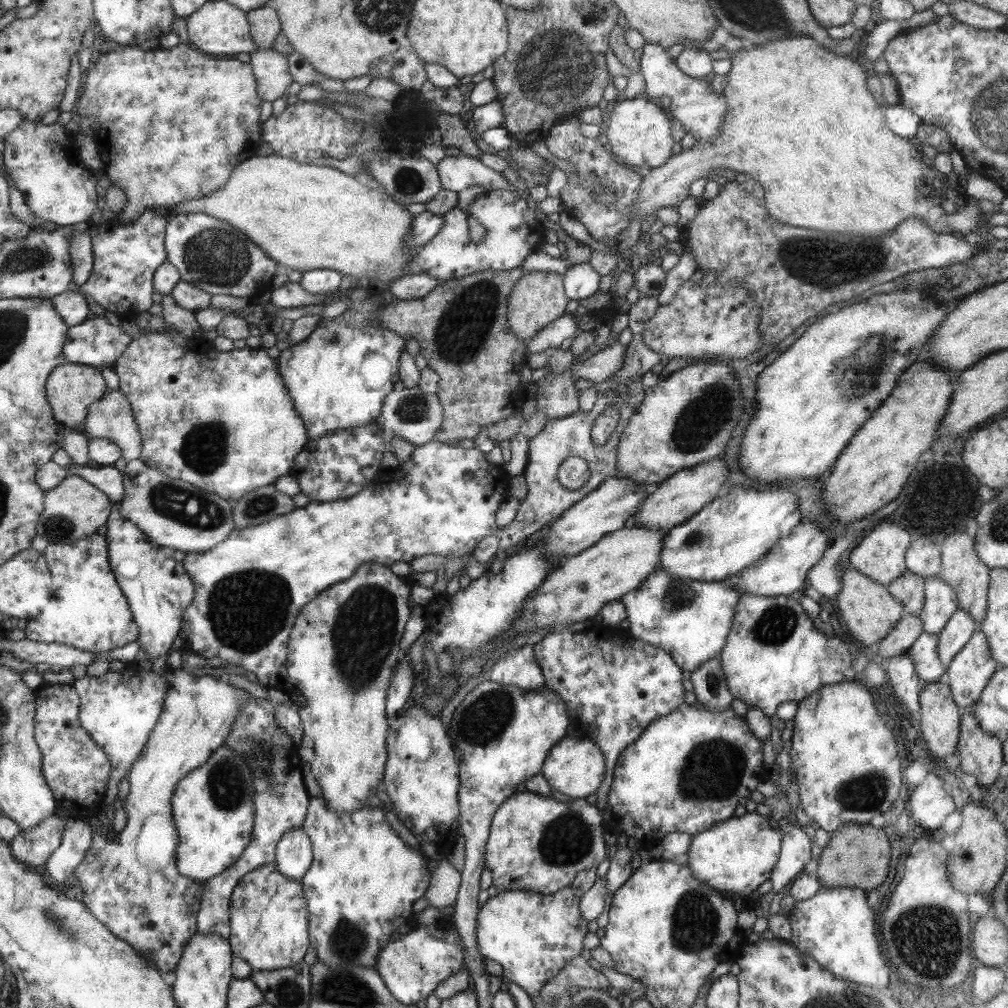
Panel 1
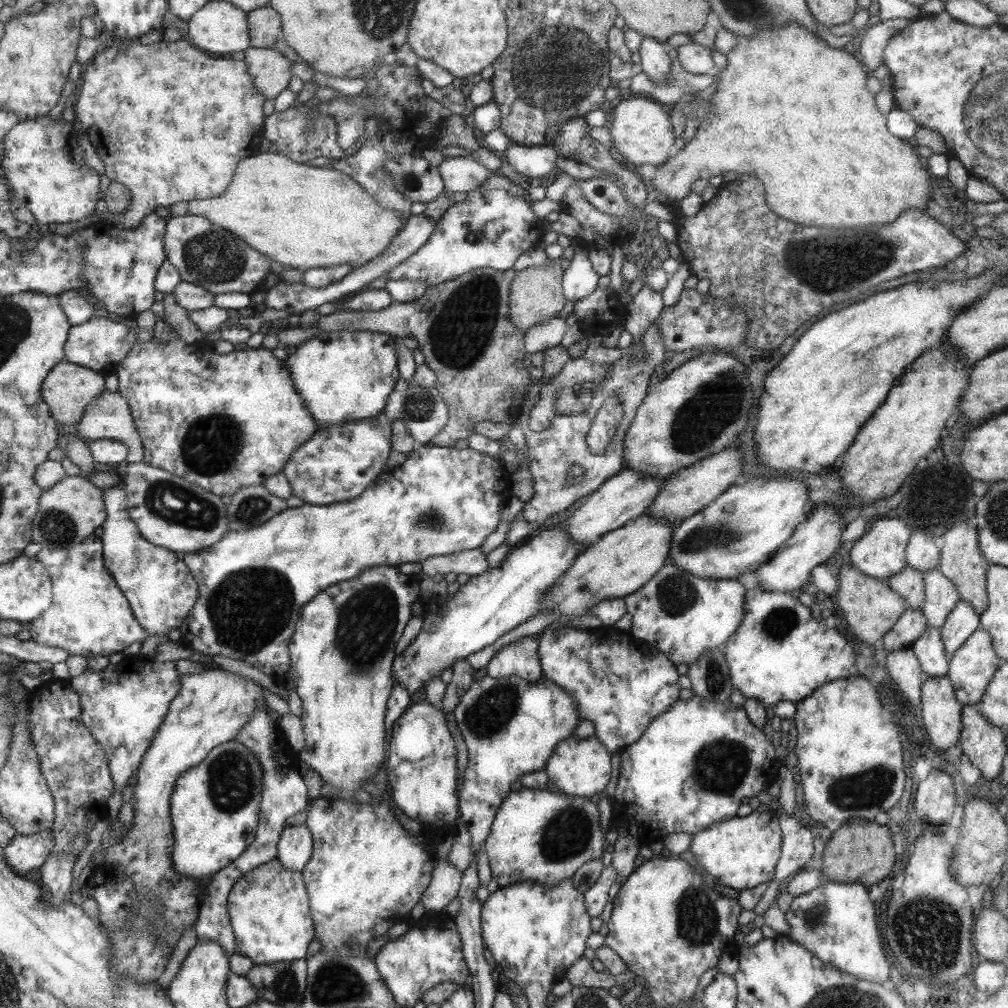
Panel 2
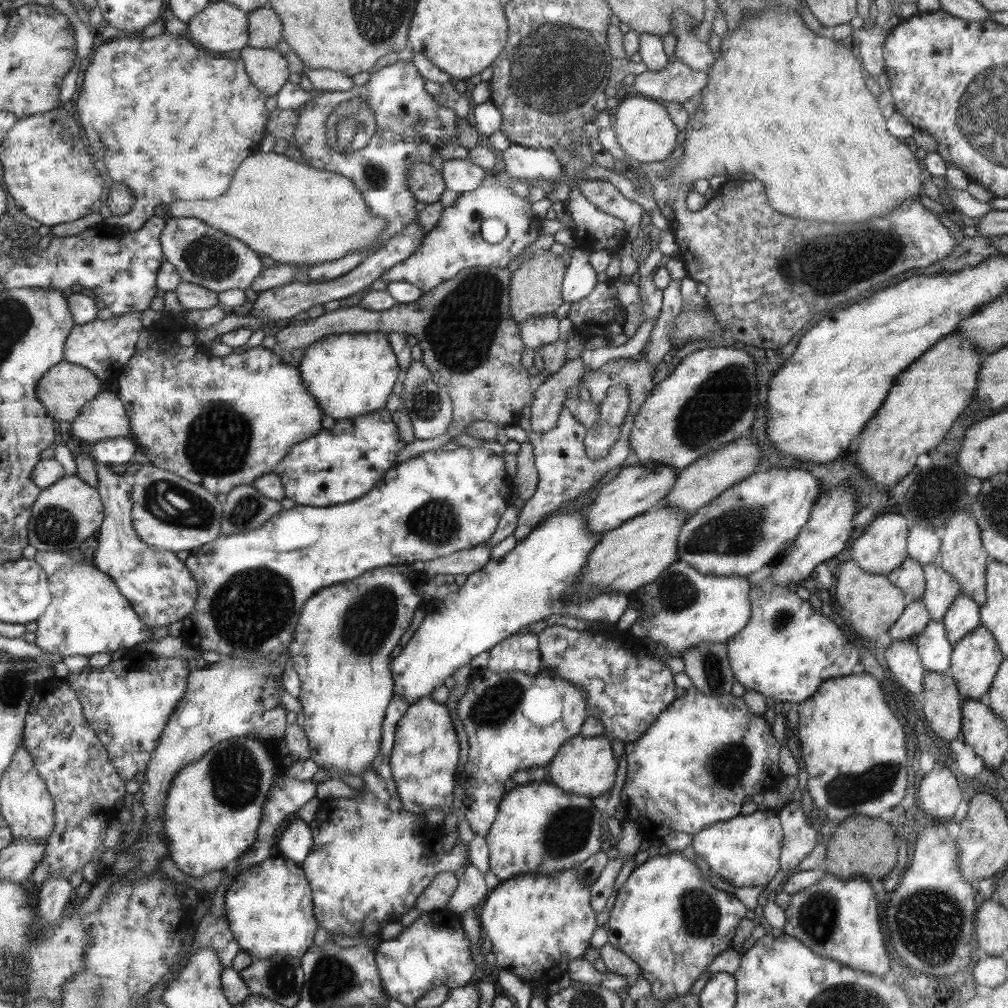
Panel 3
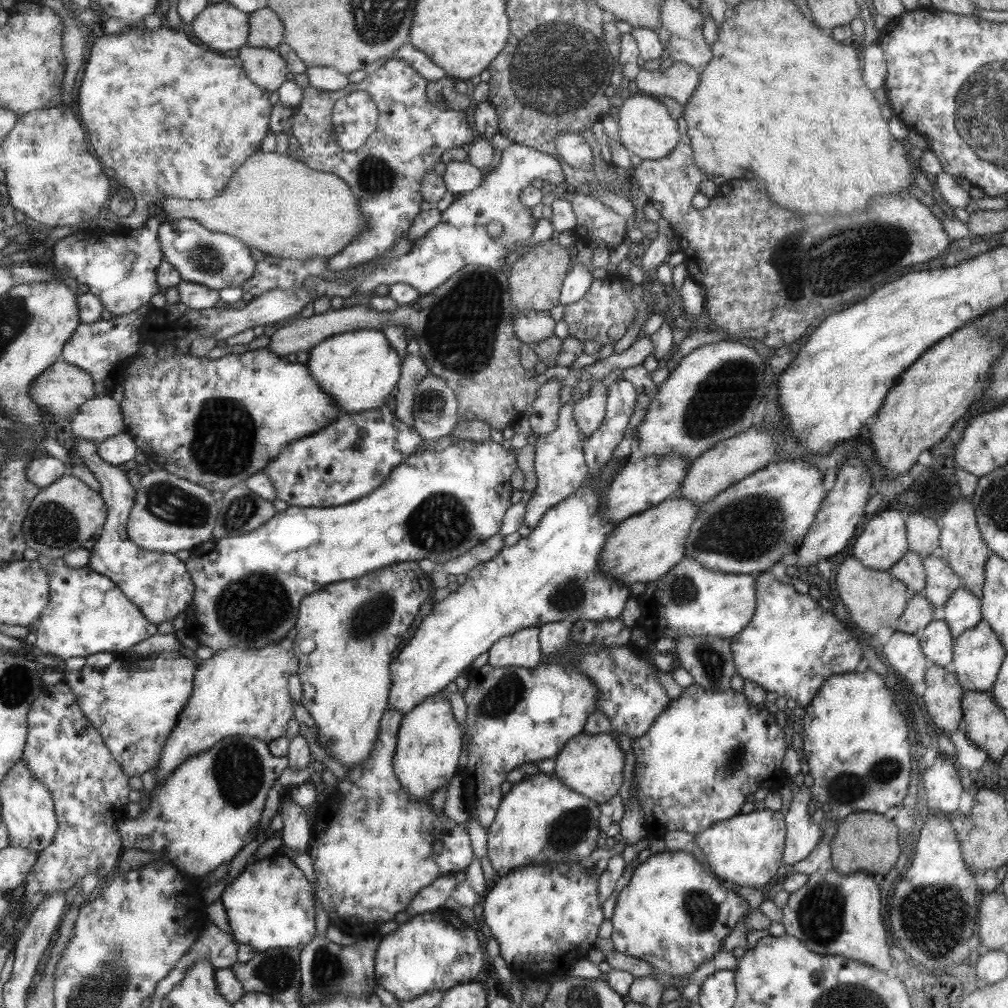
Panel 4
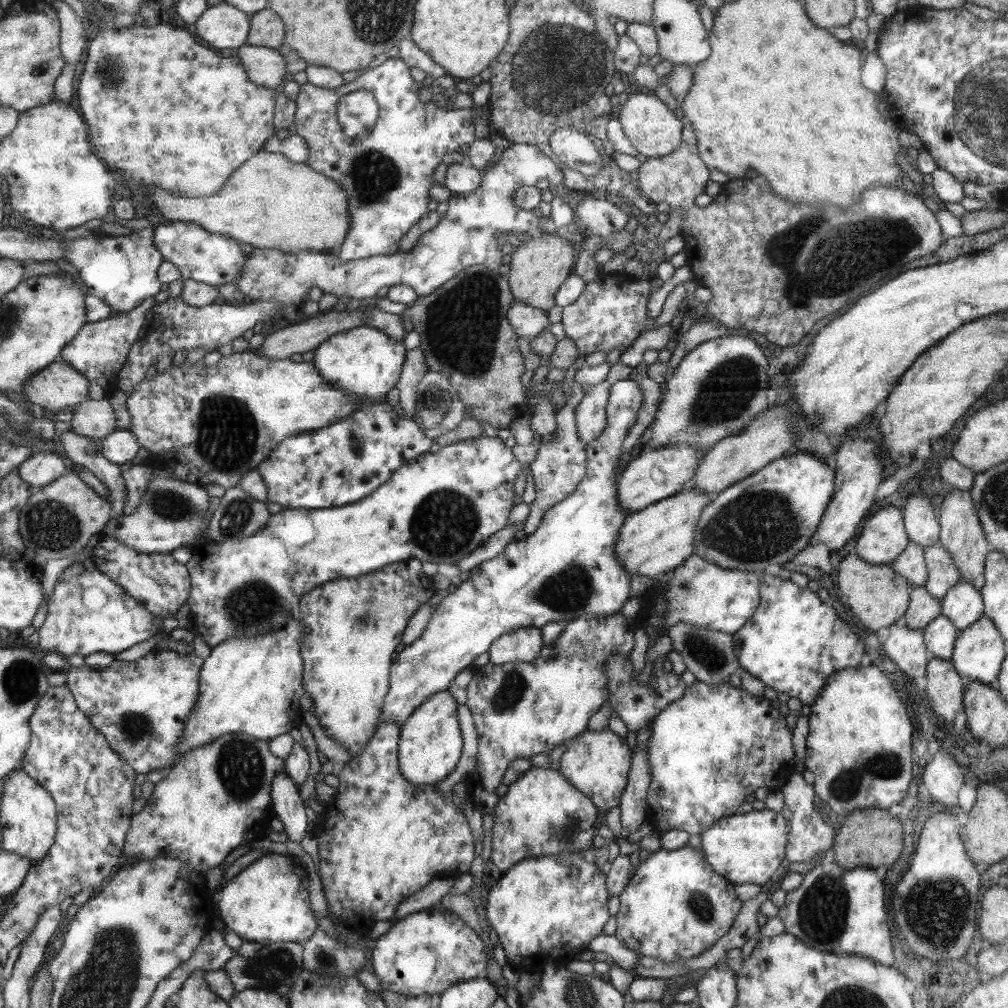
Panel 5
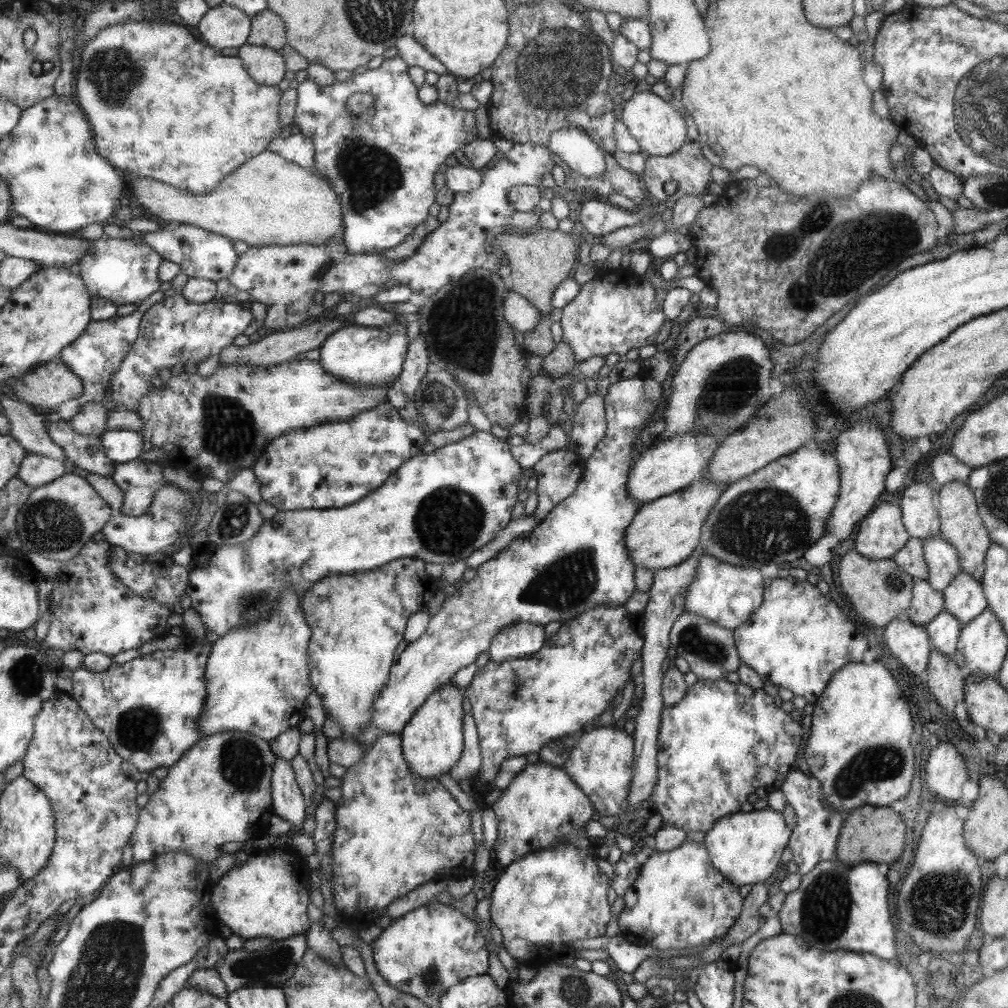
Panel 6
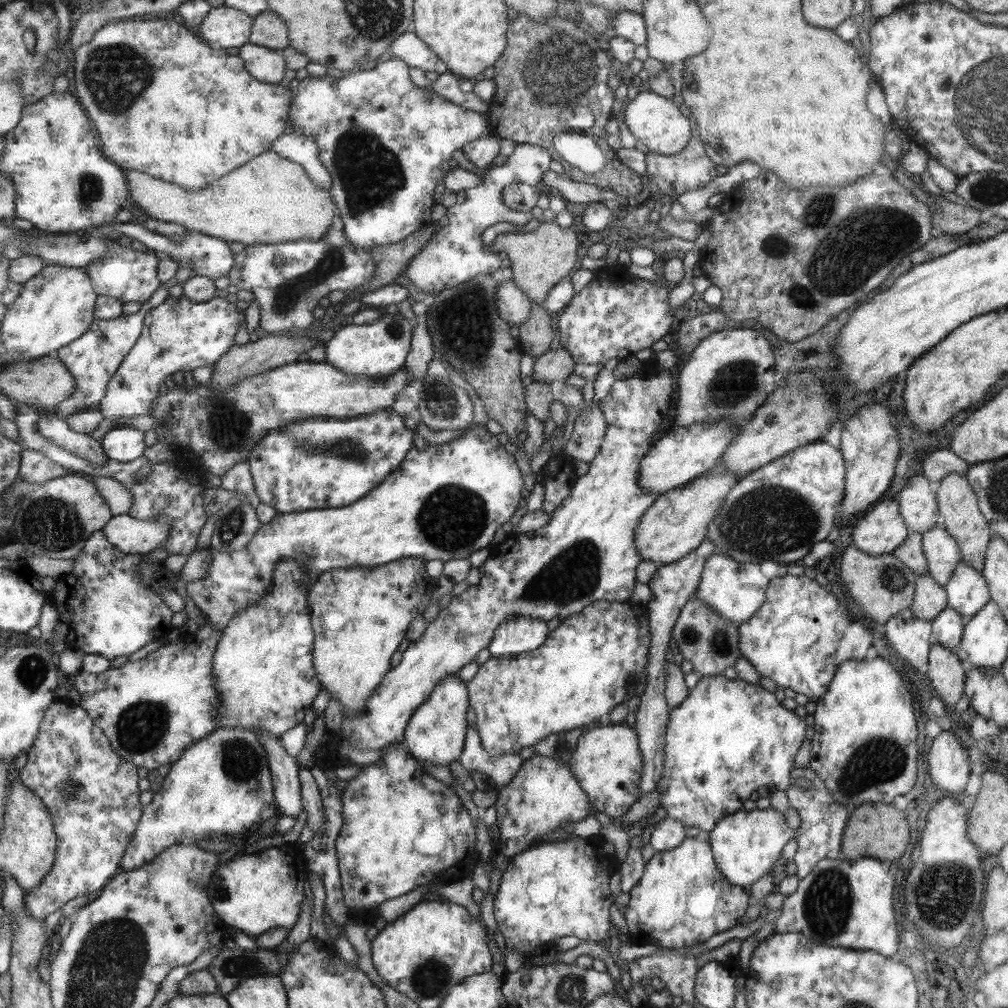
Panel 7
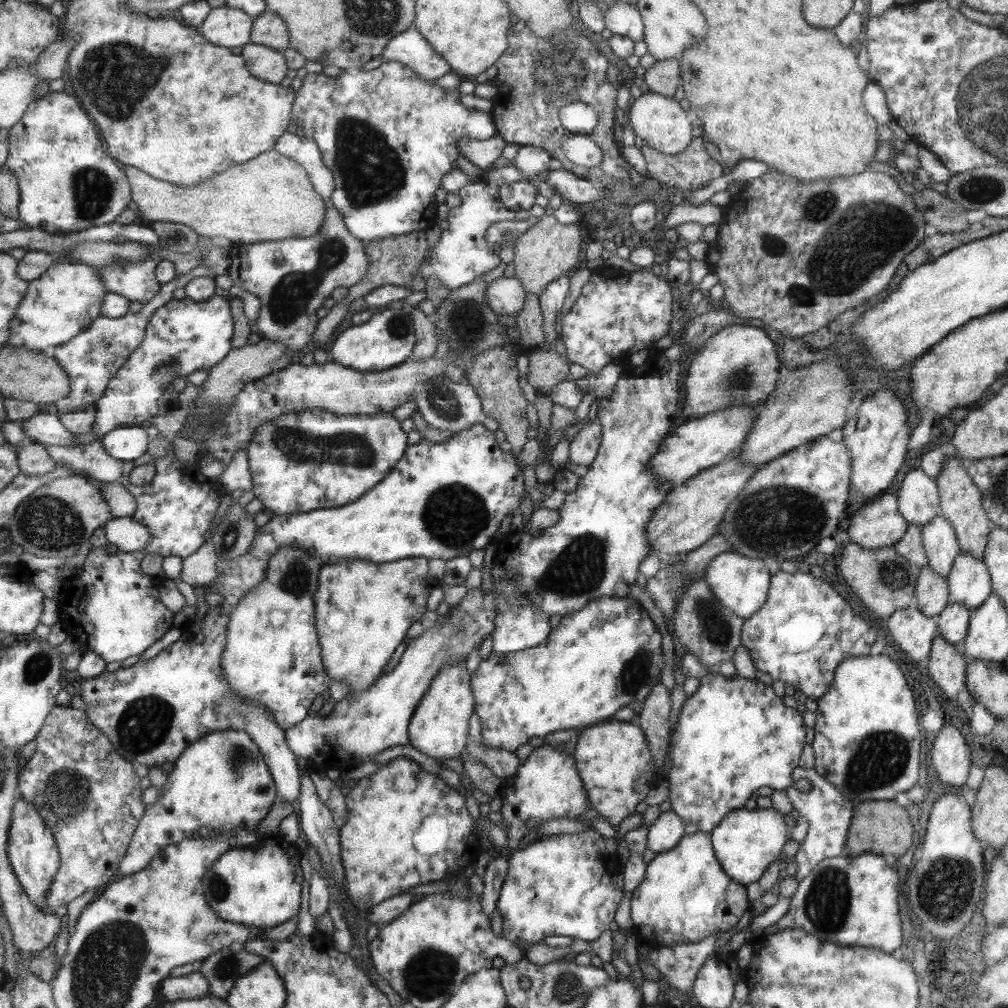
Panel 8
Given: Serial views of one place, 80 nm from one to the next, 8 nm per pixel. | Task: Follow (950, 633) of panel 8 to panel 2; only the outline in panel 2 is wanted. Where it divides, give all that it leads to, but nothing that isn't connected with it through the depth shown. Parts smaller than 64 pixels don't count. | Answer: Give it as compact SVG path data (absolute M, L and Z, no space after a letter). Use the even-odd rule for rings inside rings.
M926 627L923 634L914 640L910 647L925 673L924 677L946 676L950 656L943 646L940 628Z

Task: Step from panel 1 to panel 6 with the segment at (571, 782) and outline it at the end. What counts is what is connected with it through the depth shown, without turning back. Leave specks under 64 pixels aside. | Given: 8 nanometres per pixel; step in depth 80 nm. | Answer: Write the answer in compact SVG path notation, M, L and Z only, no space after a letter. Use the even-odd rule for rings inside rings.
M596 727L576 737L562 768L594 804L595 814L617 817L628 806L628 791L634 772L634 740L621 727Z

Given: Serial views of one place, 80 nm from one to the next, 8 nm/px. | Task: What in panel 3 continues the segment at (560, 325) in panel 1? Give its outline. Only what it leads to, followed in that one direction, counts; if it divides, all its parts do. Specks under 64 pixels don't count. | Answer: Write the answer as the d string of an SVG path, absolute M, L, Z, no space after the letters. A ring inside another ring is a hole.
M534 316L519 323L519 333L528 350L538 350L541 346L553 344L561 338L557 330L558 320L553 316Z

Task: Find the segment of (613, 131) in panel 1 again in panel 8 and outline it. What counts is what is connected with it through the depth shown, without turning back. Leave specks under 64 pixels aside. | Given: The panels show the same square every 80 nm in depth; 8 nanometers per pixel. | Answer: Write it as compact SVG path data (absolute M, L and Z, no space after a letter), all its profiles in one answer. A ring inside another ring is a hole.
M644 90L629 107L627 120L634 134L642 139L641 142L663 154L676 155L683 152L691 140L691 124L687 120L687 115L672 97Z

